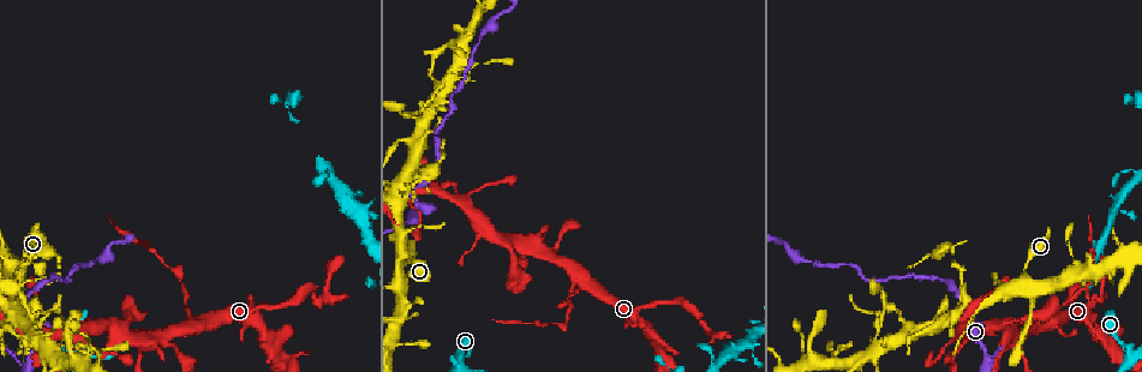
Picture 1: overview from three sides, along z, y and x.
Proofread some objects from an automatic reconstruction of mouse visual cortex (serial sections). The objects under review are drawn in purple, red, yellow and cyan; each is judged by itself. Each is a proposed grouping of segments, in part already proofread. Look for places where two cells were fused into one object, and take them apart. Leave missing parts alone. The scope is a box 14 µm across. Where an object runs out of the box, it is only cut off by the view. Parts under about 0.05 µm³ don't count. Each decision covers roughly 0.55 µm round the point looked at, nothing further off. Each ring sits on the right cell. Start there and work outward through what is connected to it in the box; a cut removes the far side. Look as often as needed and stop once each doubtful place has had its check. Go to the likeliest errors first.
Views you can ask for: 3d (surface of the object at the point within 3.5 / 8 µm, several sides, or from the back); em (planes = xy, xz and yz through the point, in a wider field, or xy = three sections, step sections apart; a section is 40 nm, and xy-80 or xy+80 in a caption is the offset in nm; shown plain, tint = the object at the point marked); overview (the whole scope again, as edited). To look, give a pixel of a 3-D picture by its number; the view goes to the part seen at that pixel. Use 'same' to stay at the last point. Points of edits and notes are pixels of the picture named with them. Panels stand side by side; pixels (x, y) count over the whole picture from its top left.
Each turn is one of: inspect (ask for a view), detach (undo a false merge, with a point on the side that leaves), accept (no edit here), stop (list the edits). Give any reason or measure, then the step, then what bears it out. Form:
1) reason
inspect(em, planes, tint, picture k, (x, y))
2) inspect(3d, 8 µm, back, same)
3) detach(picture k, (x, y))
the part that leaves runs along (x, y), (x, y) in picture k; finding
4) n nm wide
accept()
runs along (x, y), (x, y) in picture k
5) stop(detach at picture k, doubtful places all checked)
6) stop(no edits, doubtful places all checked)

a narrow waist
inspect(3d, 3.5 µm, picture 1, (418, 112))

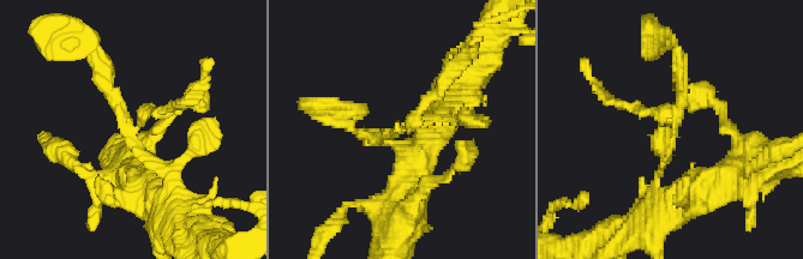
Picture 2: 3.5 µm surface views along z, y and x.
now the EM
inspect(em, xy, step 3, tint, picture 2, (128, 135))

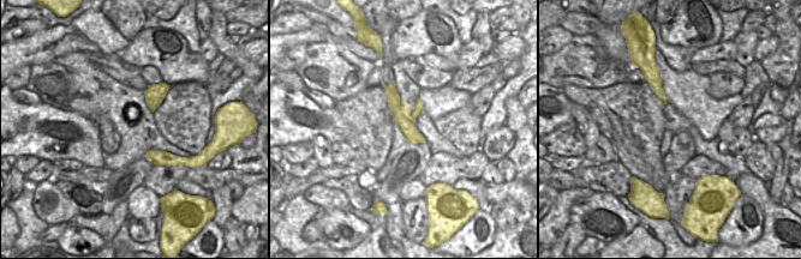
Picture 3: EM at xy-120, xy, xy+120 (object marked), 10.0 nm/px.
240 nm wide
accept()
runs along (175, 194), (132, 146), (102, 61) in picture 2; all the same cell

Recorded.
branch point
inspect(3d, 3.5 µm, picture 1, (584, 282))

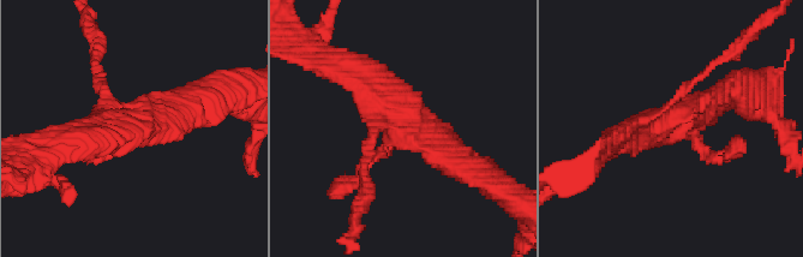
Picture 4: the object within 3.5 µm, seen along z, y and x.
inspect(em, xy, step 3, tint, picture 4, (669, 127))

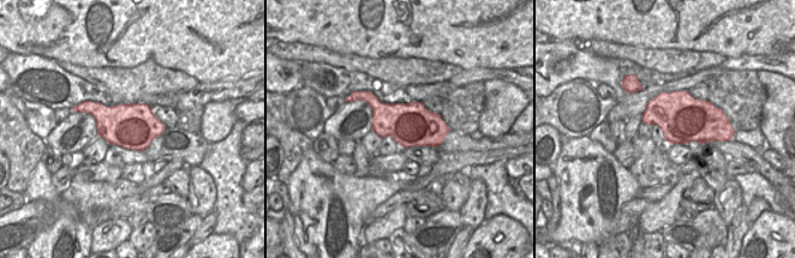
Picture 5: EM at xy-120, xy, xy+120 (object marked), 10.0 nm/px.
accept()
runs along (469, 169), (354, 65) in picture 4; one cell here

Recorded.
small branch off a trunk
inspect(3d, 8 µm, picture 1, (1128, 359))

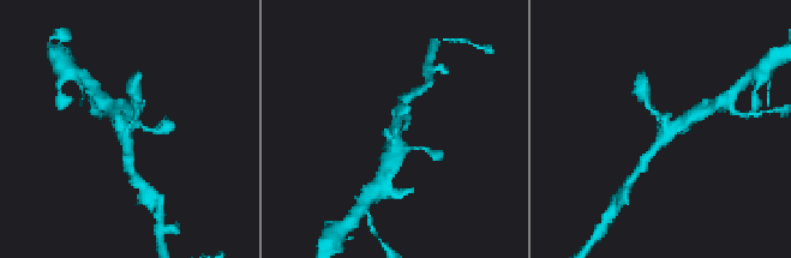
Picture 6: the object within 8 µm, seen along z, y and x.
zoom in
inspect(3d, 3.5 µm, picture 6, (126, 132))

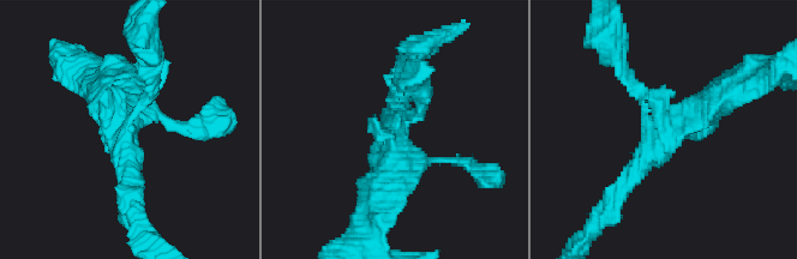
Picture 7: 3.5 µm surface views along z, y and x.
now the EM
inspect(em, xy, step 1, tint, picture 7, (397, 125))

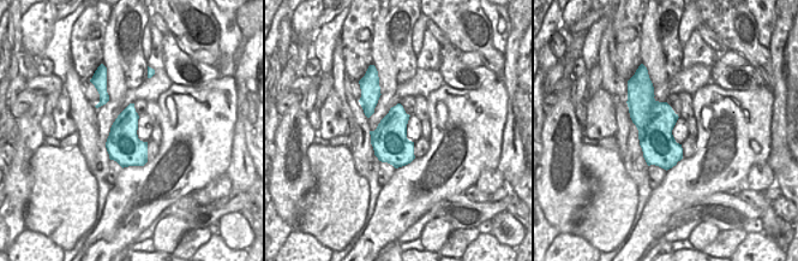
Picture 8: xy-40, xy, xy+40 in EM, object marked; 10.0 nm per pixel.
accept()
runs along (418, 88), (381, 186) in picture 7; one cell here

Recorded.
thin neck
inspect(3d, 8 µm, back, picture 1, (551, 323))

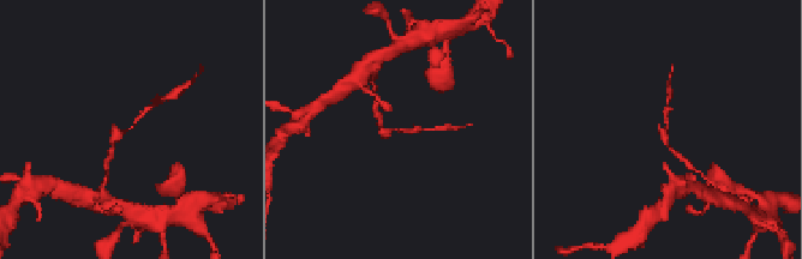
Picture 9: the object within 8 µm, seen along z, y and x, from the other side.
arms of 150, 150 nm
inspect(em, planes, tint, picture 9, (400, 132))

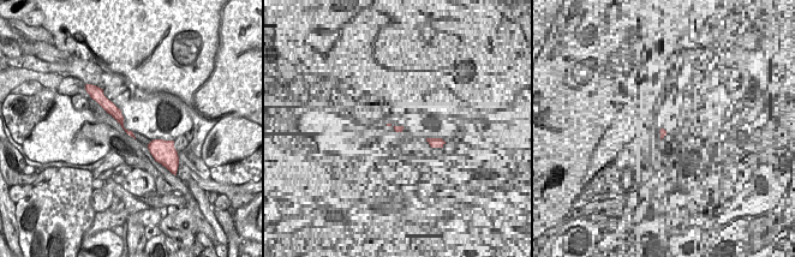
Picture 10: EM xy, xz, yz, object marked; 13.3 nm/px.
accept()
runs along (111, 151), (112, 140), (154, 106) in picture 9; continuous, no second cell

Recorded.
stop(no edits, doubtful places all checked)

